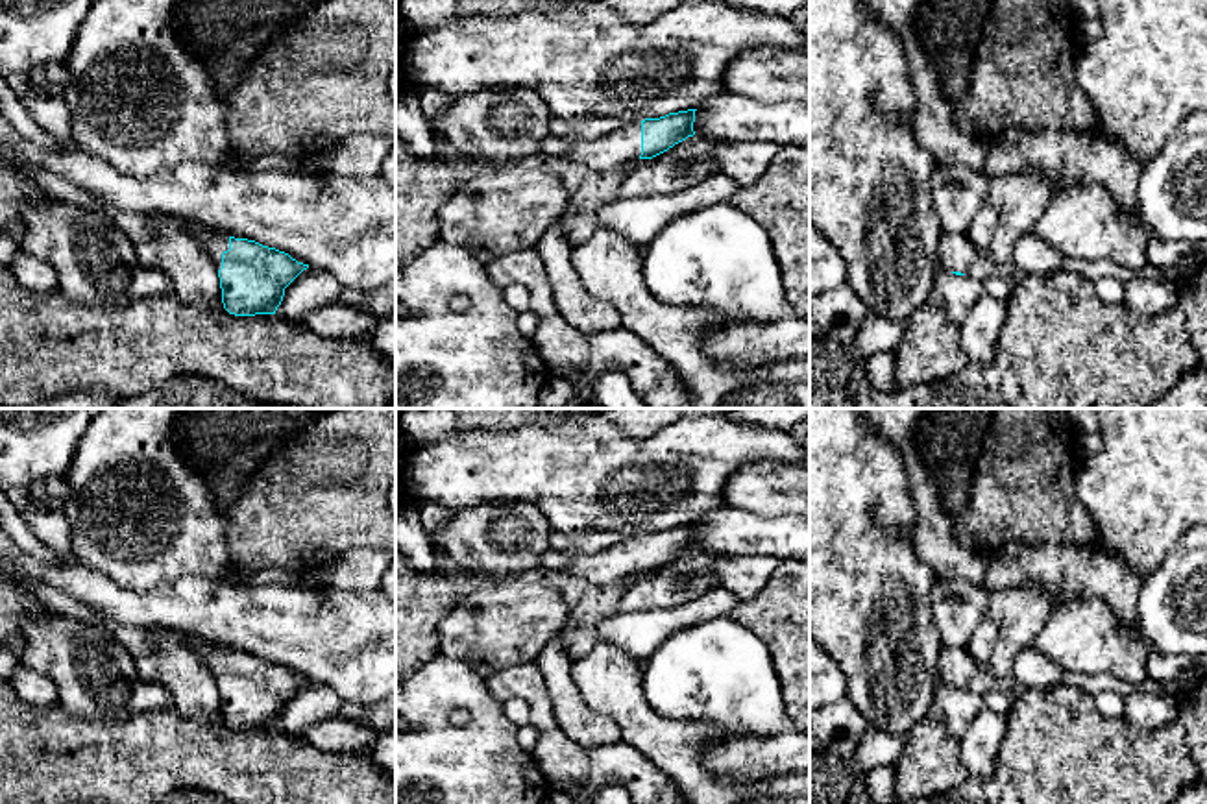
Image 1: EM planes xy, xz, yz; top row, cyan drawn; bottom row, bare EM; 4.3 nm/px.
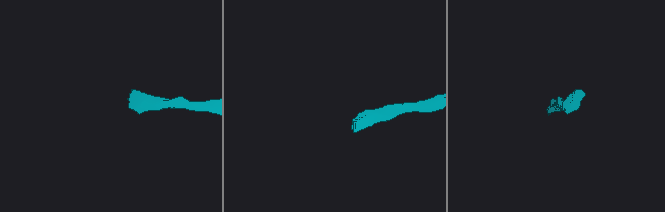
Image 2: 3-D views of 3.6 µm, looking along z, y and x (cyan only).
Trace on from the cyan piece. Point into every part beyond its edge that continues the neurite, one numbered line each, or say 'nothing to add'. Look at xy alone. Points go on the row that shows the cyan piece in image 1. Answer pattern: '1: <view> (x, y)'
1: xy (215, 244)

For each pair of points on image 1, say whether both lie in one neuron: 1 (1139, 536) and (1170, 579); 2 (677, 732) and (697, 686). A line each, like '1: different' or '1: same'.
1: different
2: different

